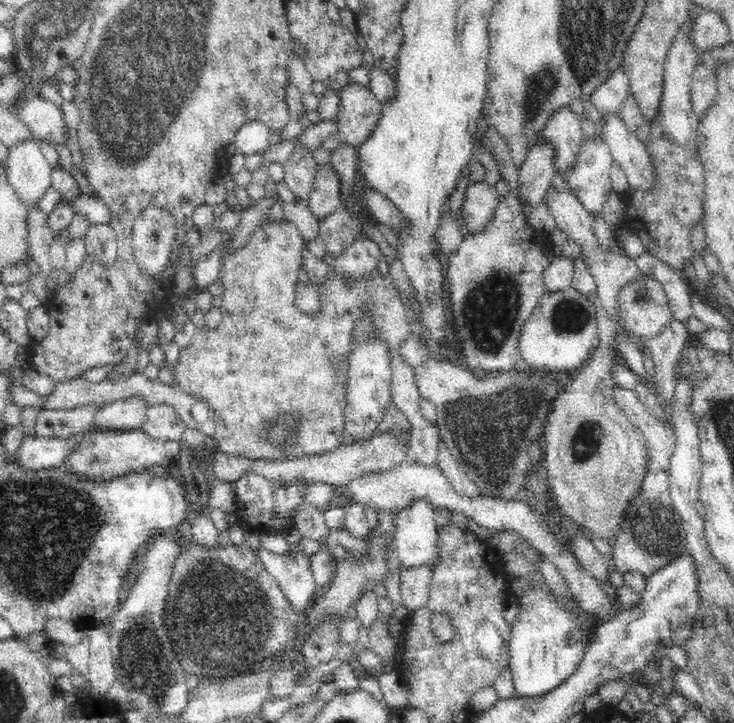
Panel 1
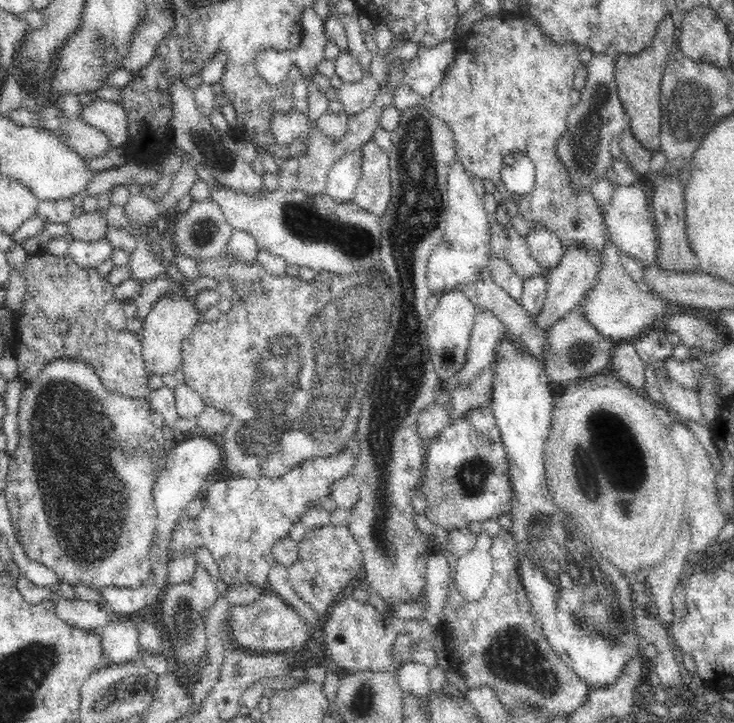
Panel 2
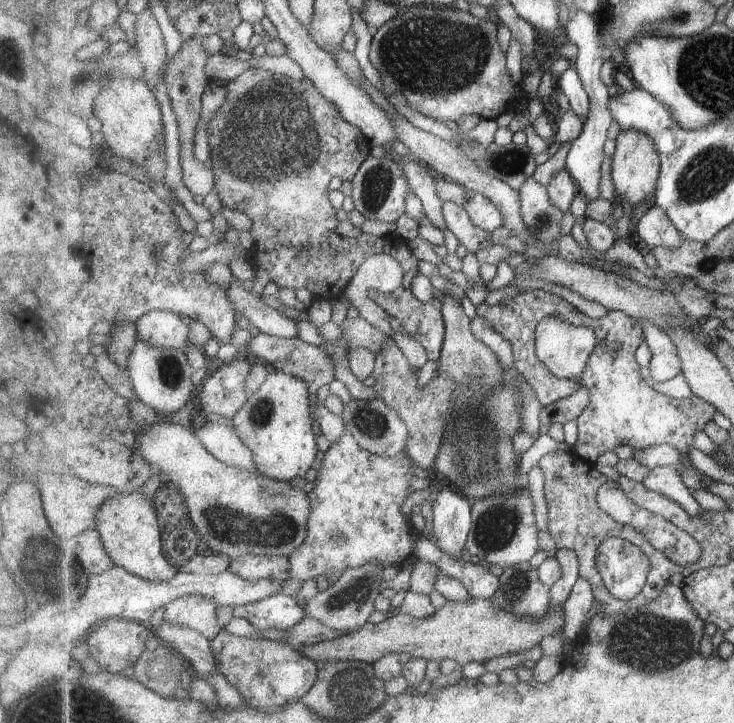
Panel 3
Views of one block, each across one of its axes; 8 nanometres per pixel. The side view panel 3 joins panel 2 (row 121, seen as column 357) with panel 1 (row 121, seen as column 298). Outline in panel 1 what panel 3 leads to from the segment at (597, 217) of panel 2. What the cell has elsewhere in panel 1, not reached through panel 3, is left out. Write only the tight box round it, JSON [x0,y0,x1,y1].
[540,106,584,179]

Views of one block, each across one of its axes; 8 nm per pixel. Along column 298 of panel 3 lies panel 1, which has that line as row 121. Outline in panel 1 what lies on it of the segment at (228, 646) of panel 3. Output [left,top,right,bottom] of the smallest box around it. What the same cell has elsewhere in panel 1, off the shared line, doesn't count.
[611,8,706,272]

